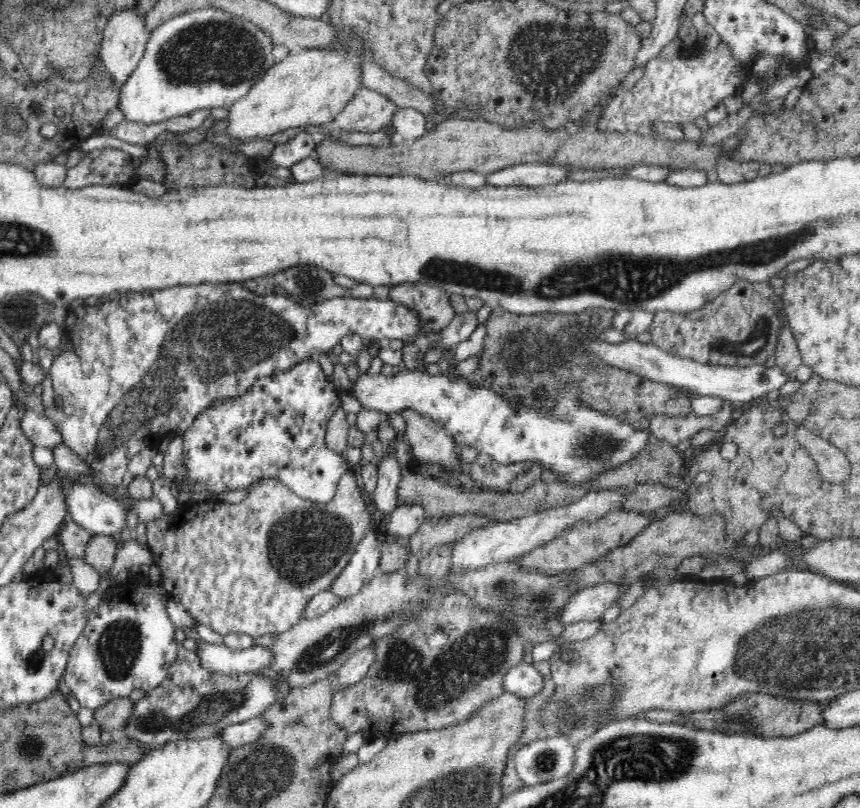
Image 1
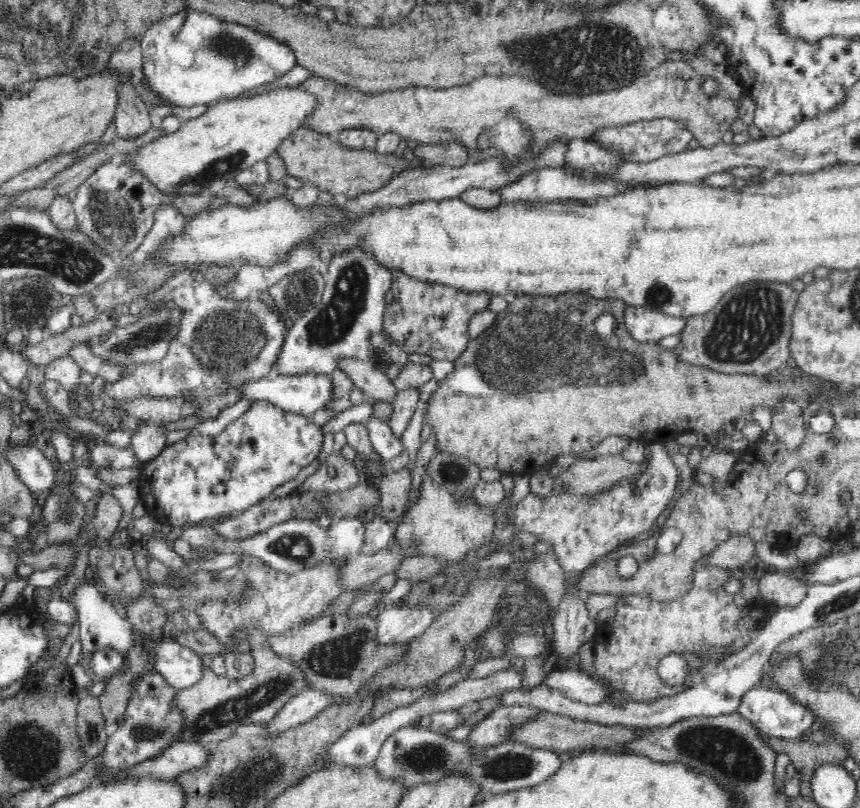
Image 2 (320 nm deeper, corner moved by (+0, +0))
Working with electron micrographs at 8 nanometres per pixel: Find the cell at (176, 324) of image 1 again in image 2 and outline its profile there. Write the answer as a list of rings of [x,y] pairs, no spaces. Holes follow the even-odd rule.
[[[177,272],[167,277],[162,285],[156,287],[158,292],[150,296],[150,302],[164,300],[170,308],[178,306],[179,324],[177,334],[171,339],[167,347],[167,356],[158,362],[130,362],[120,366],[121,375],[116,382],[106,382],[106,392],[116,401],[138,398],[183,398],[193,404],[193,411],[189,418],[198,416],[203,422],[215,418],[225,408],[232,406],[242,399],[242,386],[258,379],[275,374],[277,364],[281,358],[281,348],[284,346],[284,324],[280,322],[278,314],[261,299],[252,302],[244,297],[234,299],[228,295],[218,293],[214,285],[208,284],[200,272]]]

